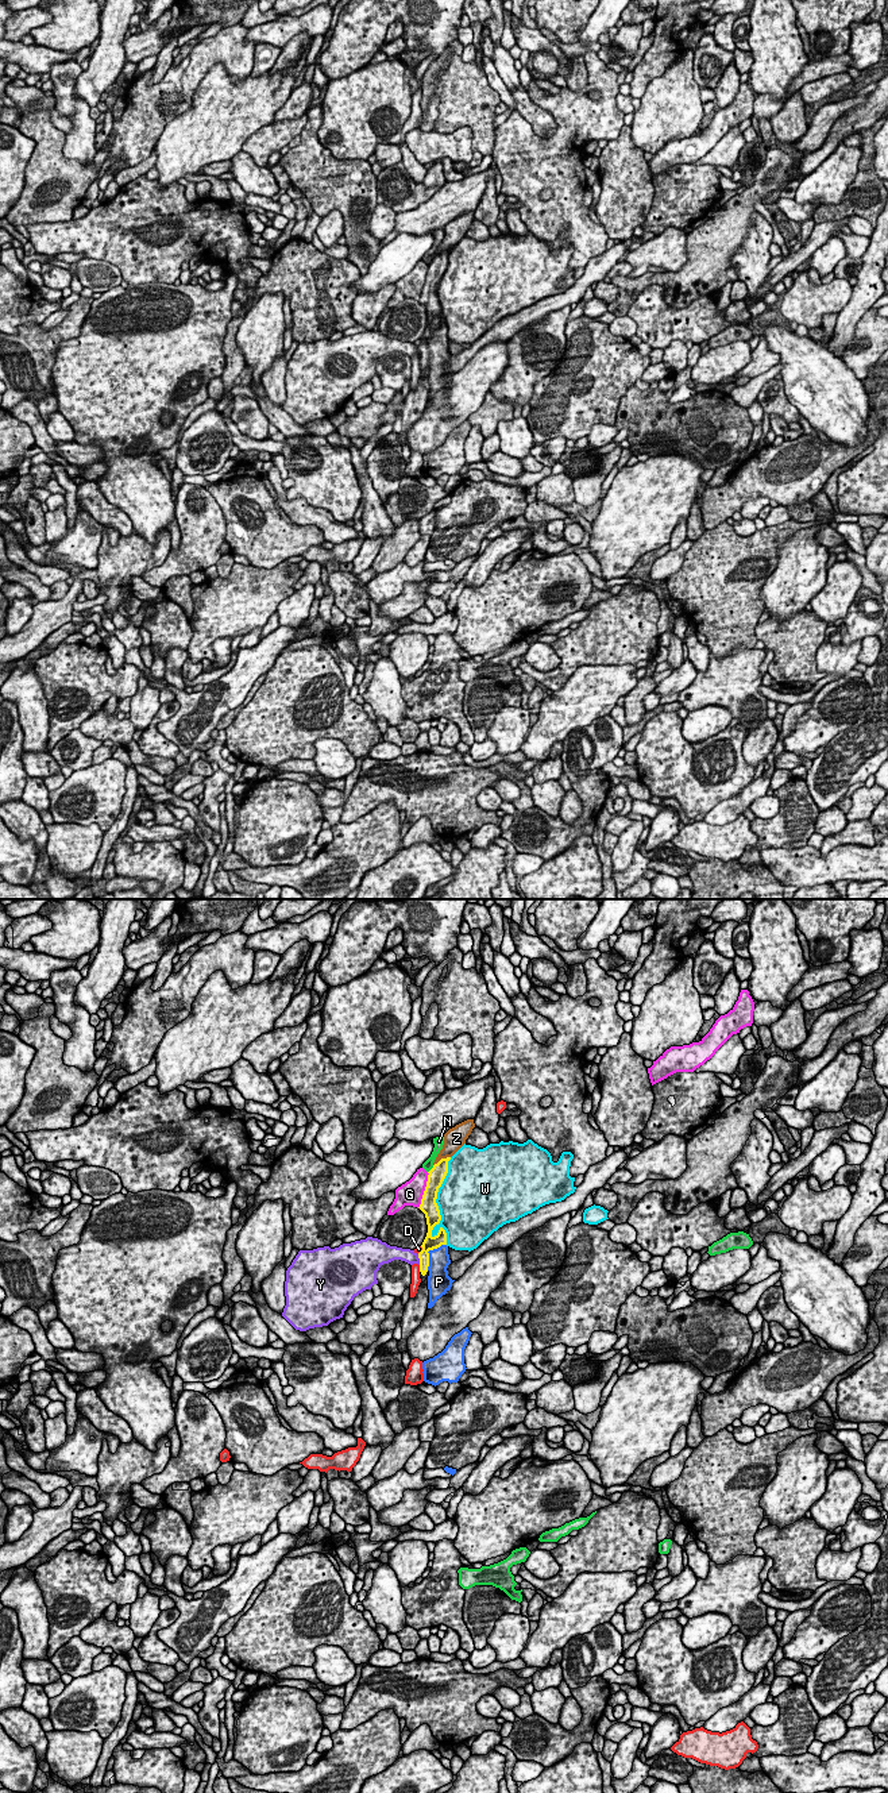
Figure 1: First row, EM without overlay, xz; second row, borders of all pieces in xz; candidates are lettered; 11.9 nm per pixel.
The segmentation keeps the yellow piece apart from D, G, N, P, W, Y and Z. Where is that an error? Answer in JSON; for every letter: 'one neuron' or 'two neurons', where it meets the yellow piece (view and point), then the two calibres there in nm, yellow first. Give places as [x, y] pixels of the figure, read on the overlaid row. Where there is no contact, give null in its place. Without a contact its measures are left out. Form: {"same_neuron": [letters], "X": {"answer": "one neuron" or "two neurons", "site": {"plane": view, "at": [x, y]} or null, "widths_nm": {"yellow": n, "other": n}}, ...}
{"same_neuron": ["P"], "D": {"answer": "two neurons", "site": {"plane": "xz", "at": [420, 1268]}, "widths_nm": {"yellow": 130, "other": 120}}, "G": {"answer": "two neurons", "site": {"plane": "xz", "at": [425, 1190]}, "widths_nm": {"yellow": 200, "other": 280}}, "N": {"answer": "two neurons", "site": {"plane": "xz", "at": [431, 1169]}, "widths_nm": {"yellow": 200, "other": 120}}, "P": {"answer": "one neuron", "site": {"plane": "xz", "at": [428, 1250]}, "widths_nm": {"yellow": 160, "other": 260}}, "W": {"answer": "two neurons", "site": {"plane": "xz", "at": [437, 1209]}, "widths_nm": {"yellow": 200, "other": 480}}, "Y": {"answer": "two neurons", "site": {"plane": "xz", "at": [420, 1260]}, "widths_nm": {"yellow": 160, "other": 160}}, "Z": {"answer": "two neurons", "site": {"plane": "xz", "at": [441, 1159]}, "widths_nm": {"yellow": 200, "other": 220}}}

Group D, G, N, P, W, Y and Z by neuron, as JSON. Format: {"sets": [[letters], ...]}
{"sets": [["D"], ["G"], ["N"], ["P"], ["W"], ["Y"], ["Z"]]}

